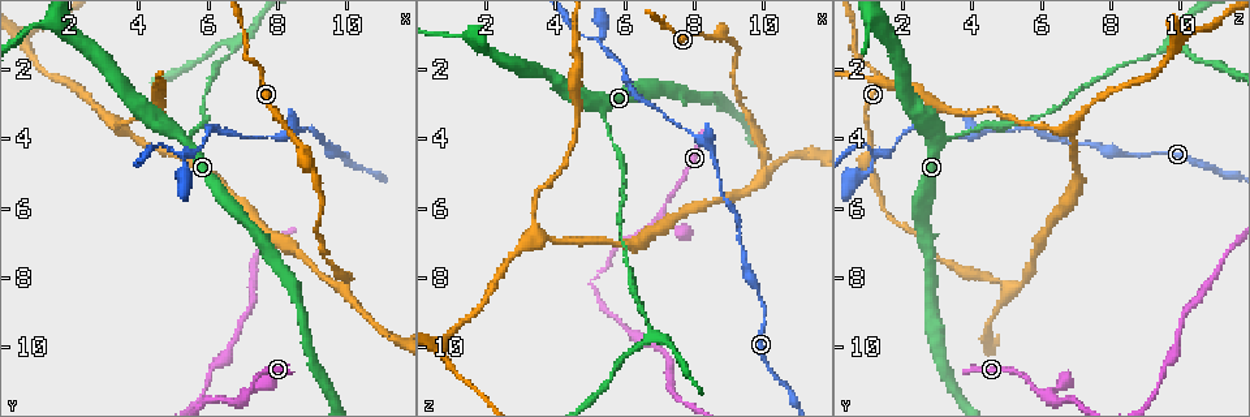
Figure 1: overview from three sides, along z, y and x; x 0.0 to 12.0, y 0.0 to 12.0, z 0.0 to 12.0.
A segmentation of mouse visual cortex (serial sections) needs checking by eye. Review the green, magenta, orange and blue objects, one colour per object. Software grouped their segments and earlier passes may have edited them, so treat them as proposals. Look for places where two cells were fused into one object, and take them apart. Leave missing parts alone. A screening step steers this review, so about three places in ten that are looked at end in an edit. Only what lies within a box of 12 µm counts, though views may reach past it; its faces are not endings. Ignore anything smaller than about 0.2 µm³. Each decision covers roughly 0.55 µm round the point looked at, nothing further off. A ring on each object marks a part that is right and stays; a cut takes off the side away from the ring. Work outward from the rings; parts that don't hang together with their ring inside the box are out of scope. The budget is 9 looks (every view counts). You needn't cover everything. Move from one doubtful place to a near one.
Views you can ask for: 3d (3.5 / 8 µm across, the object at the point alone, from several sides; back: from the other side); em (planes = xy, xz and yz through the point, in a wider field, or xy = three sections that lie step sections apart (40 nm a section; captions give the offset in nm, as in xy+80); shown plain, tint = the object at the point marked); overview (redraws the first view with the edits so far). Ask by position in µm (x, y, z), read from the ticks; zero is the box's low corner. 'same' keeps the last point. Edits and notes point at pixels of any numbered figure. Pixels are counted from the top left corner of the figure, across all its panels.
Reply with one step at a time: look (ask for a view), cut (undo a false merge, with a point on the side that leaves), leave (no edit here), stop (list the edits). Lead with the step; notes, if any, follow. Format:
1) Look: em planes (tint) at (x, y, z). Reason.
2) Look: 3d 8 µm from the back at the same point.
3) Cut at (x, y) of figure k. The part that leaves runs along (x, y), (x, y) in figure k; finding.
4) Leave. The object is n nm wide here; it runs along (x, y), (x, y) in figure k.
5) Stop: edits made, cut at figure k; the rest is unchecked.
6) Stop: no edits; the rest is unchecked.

Look: em xy step 5 (tint) at (5.6, 3.8, 3.9).

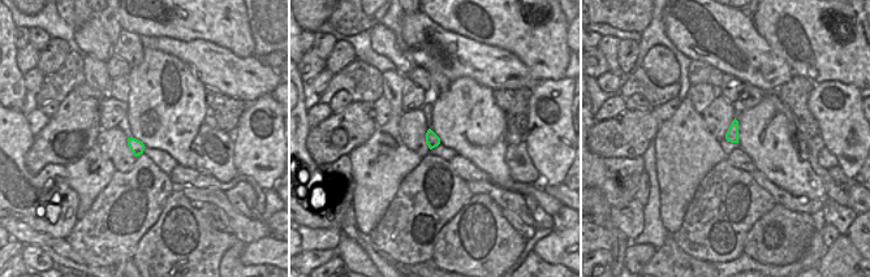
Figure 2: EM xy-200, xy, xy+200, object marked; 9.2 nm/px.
Look: 3d 3.5 µm at the same point. See where the arms go.

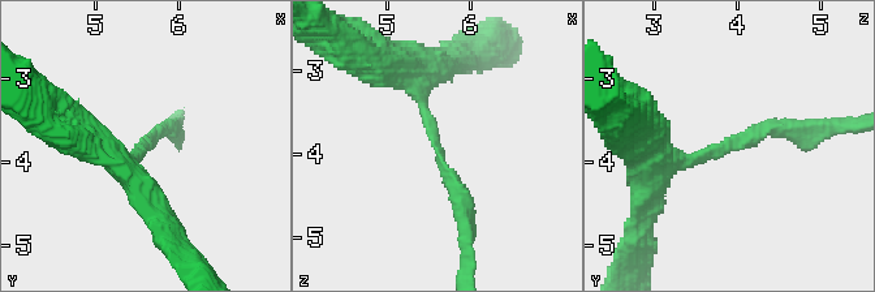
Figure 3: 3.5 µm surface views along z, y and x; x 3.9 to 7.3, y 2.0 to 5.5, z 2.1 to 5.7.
Leave. The arms are 200, 200 nm wide; it runs along (655, 179), (768, 127), (802, 127) in figure 3; all the same cell.

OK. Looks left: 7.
Look: 3d 3.5 µm from the back at (6.8, 1.3, 9.6). Arms part here.

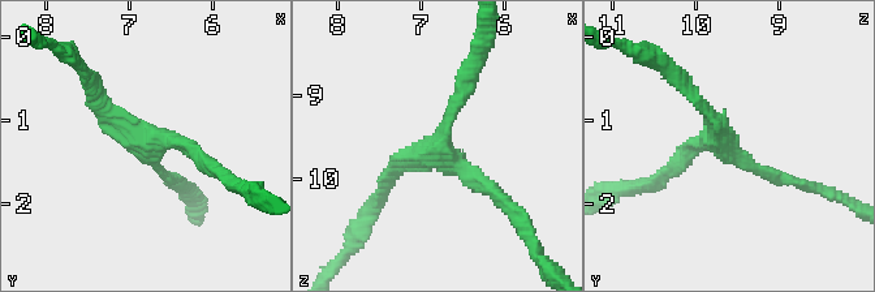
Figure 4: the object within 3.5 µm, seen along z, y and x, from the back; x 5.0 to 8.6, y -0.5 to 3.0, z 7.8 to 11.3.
Look: em xy step 2 (plain) at (6.75, 1.30, 9.65). 3 arms meet here; the arms are 150, 200, 200 nm wide.

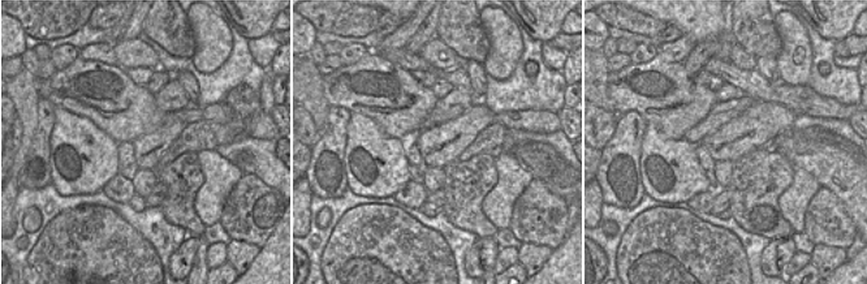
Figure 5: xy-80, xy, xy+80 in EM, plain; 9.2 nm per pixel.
Look: em xy step 2 (tint) at the same point. With the object marked.

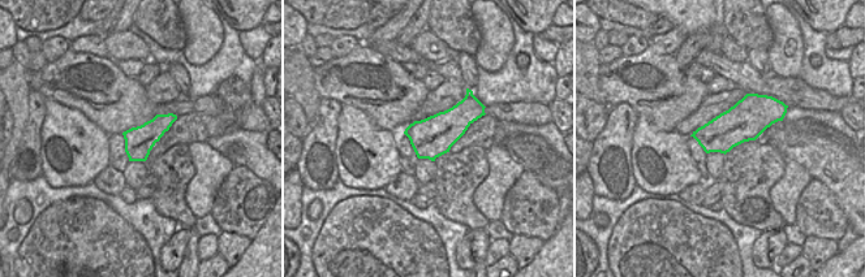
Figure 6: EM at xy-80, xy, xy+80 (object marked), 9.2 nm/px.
Leave. The object is 380 nm wide here; it runs along (466, 81), (442, 154), (505, 204) in figure 4; all the same cell.

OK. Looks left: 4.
Look: 3d 8 µm at (9.9, 8.3, 5.1). Three arms meet.

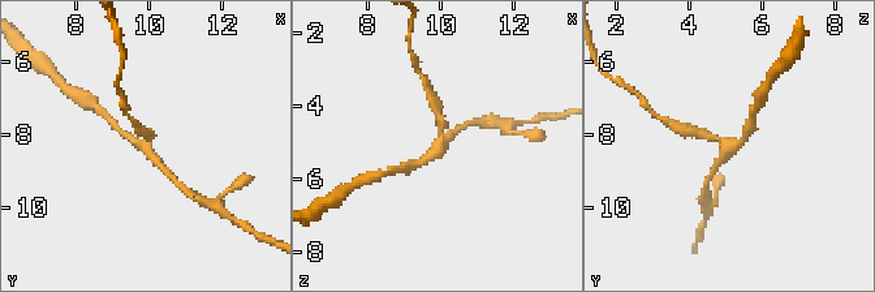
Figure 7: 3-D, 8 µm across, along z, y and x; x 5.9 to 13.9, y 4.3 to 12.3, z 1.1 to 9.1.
Look: em xy step 5 (tint) at (9.9, 8.3, 5.1). 3 arms meet here; the arms are 200, 200, 250 nm wide; need the tissue.

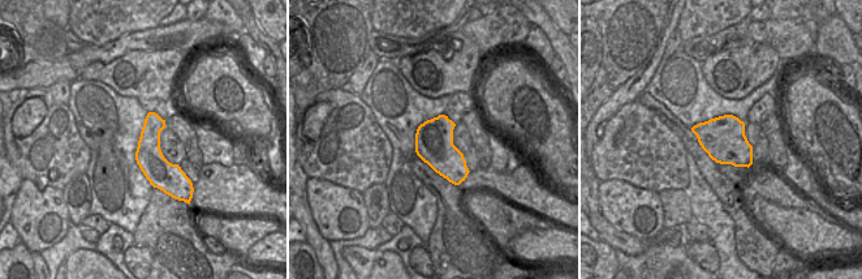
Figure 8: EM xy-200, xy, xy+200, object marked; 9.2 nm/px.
Leave. It runs along (435, 112), (438, 150), (412, 164) in figure 7; continuous, no second cell.

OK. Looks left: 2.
Look: em xy step 3 (tint) at (7.2, 11.3, 5.9). Sharp bend.

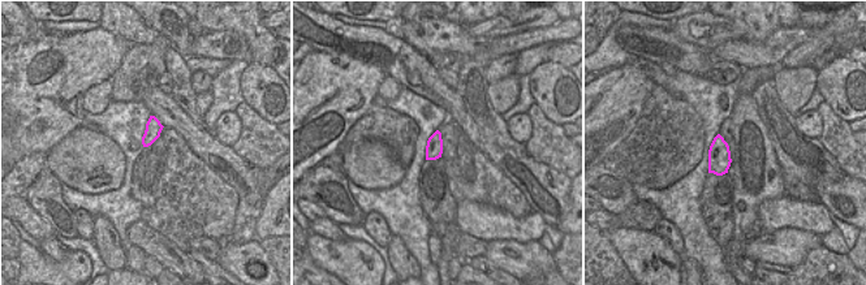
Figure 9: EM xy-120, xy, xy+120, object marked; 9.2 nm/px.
Look: 3d 3.5 µm at the same point. See where the arms go.

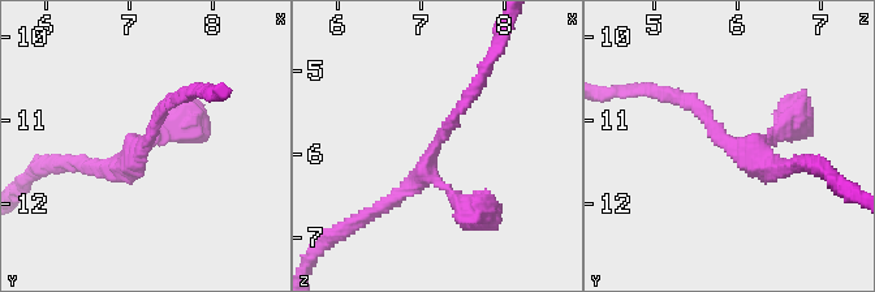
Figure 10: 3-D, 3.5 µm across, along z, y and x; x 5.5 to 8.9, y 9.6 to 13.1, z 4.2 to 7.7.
Leave. The object is 160 nm wide here; it runs along (679, 98), (751, 158), (785, 129) in figure 10; all the same cell.

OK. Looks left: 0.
Stop: no edits; the rest is unchecked.

